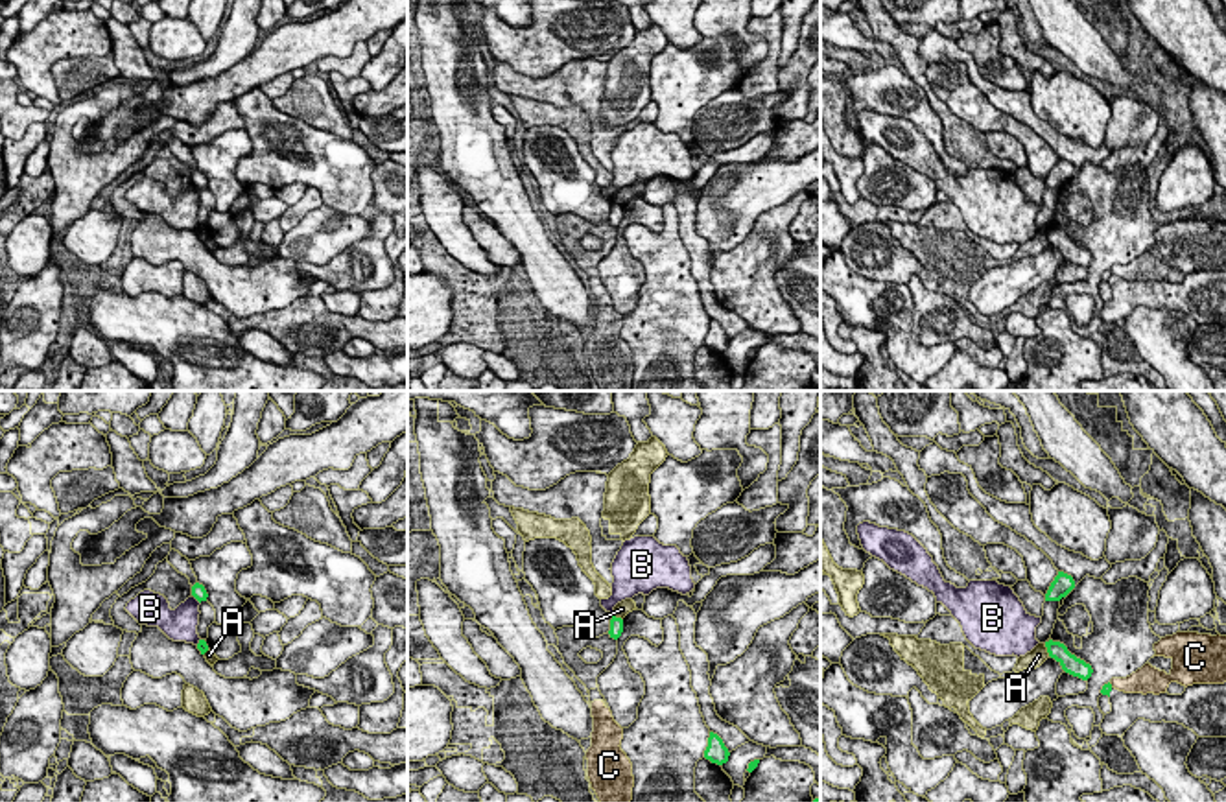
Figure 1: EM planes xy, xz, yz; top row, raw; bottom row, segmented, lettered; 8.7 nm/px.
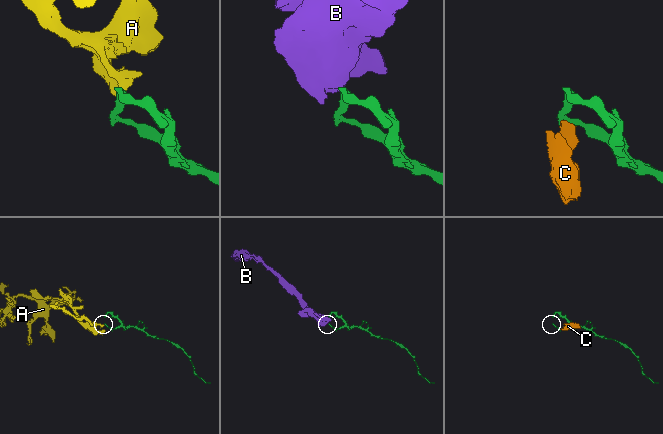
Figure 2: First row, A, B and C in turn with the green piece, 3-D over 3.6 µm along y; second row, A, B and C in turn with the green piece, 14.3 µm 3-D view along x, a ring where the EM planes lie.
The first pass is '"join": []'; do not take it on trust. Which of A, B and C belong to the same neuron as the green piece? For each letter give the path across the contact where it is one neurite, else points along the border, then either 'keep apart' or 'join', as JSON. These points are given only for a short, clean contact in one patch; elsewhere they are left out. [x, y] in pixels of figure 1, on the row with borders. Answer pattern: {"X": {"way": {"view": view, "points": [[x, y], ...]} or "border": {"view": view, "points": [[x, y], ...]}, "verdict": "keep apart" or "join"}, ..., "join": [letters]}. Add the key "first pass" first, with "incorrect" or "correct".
{"first pass": "correct", "A": {"border": {"view": "yz", "points": [[1044, 644], [1049, 655]]}, "verdict": "keep apart"}, "B": {"verdict": "keep apart"}, "C": {"border": {"view": "yz", "points": [[1108, 683], [1112, 686]]}, "verdict": "keep apart"}, "join": []}

